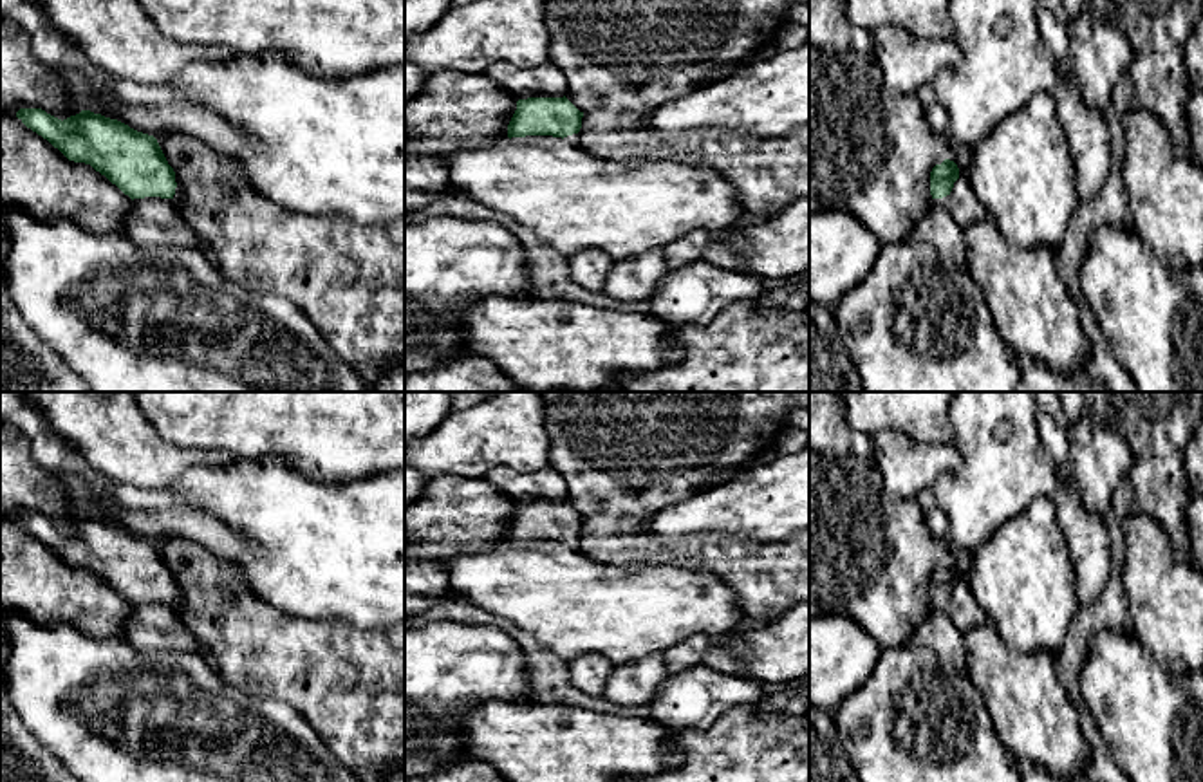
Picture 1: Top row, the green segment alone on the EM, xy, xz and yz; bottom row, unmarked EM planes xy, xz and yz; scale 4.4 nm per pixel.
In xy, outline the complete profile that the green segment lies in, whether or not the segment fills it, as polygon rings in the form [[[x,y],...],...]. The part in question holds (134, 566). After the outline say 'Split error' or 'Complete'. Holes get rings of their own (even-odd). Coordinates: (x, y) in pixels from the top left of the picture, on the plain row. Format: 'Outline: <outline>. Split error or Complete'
Outline: [[[20,513],[16,522],[69,565],[90,569],[132,605],[173,603],[175,576],[154,540],[90,515],[61,526],[42,513]]]. Complete

